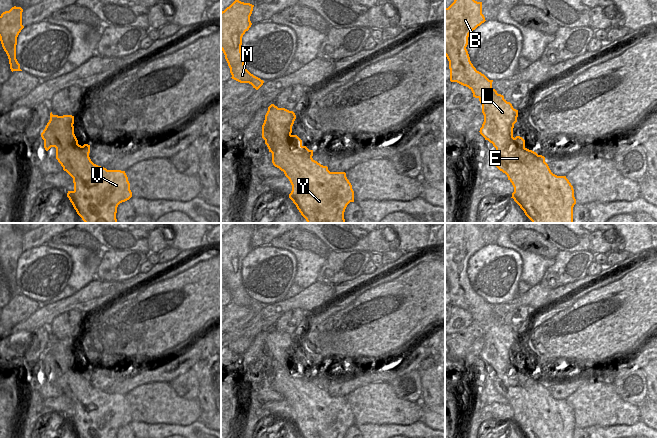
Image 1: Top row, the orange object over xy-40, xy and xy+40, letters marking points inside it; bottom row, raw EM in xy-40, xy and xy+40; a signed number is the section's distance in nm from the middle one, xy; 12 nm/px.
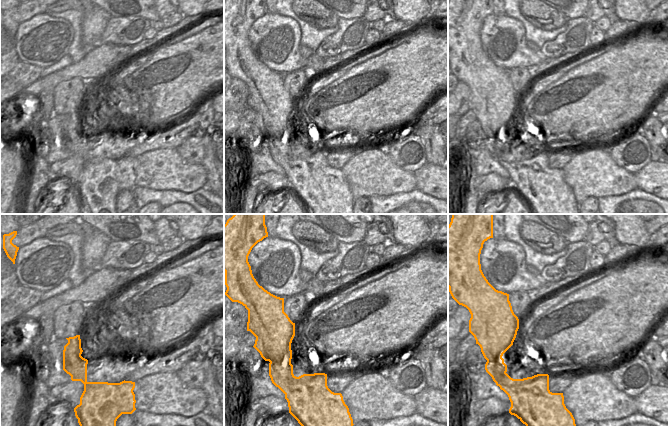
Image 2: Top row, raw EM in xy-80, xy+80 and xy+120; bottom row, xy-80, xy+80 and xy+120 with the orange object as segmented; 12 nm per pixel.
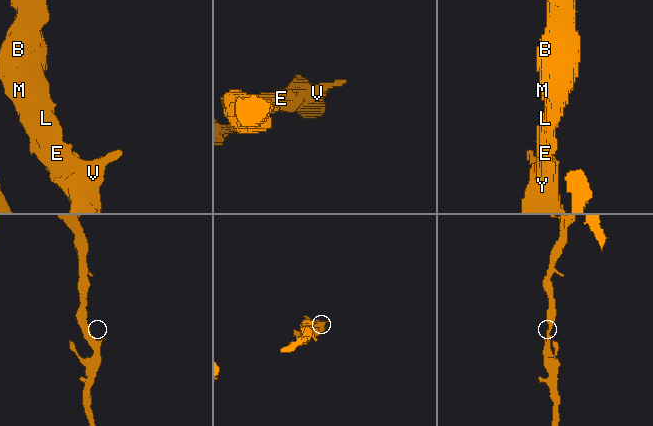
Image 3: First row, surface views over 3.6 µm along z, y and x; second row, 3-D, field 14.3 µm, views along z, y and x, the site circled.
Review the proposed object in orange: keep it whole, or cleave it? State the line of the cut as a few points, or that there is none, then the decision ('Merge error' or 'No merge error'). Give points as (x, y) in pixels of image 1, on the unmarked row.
No split. No merge error

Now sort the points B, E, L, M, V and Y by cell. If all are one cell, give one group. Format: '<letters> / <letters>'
B E L M V Y

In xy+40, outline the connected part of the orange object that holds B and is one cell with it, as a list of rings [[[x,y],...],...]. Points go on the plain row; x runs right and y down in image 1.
[[[455,223],[445,232],[445,280],[449,285],[450,305],[468,311],[473,321],[482,328],[484,346],[480,358],[496,372],[494,387],[505,397],[514,411],[512,421],[525,438],[573,438],[576,428],[574,413],[566,400],[553,398],[545,386],[545,381],[525,371],[525,364],[513,361],[514,348],[517,346],[518,334],[514,333],[504,320],[492,312],[493,304],[477,295],[470,285],[468,275],[469,258],[484,247],[482,226],[474,223]]]

